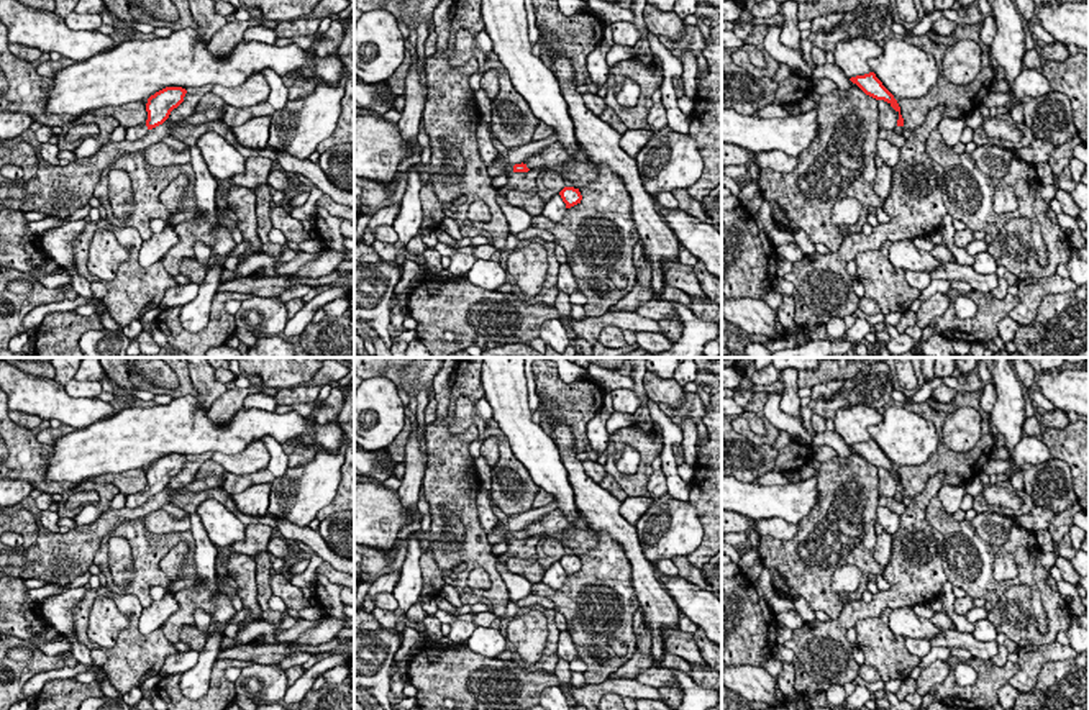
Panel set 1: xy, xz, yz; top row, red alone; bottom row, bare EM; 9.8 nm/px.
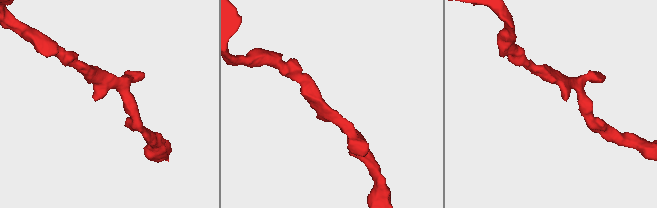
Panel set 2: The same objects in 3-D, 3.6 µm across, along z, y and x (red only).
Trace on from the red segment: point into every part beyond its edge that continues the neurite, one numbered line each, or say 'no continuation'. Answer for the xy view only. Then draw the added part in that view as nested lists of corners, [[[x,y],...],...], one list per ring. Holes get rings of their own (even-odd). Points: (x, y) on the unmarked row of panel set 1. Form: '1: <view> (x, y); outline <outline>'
1: xy (133, 500); outline [[[146,492],[126,495],[126,505],[125,507],[128,507],[128,508],[141,507],[148,498],[149,497]]]

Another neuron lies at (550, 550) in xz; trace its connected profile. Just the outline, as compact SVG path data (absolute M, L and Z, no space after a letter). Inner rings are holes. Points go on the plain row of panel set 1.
M546 535L538 541L536 553L538 562L546 571L553 562L566 554L566 546L559 539Z

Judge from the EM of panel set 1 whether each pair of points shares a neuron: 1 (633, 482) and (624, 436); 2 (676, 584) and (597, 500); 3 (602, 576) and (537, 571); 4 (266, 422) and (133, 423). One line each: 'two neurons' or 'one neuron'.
1: one neuron
2: two neurons
3: two neurons
4: one neuron

